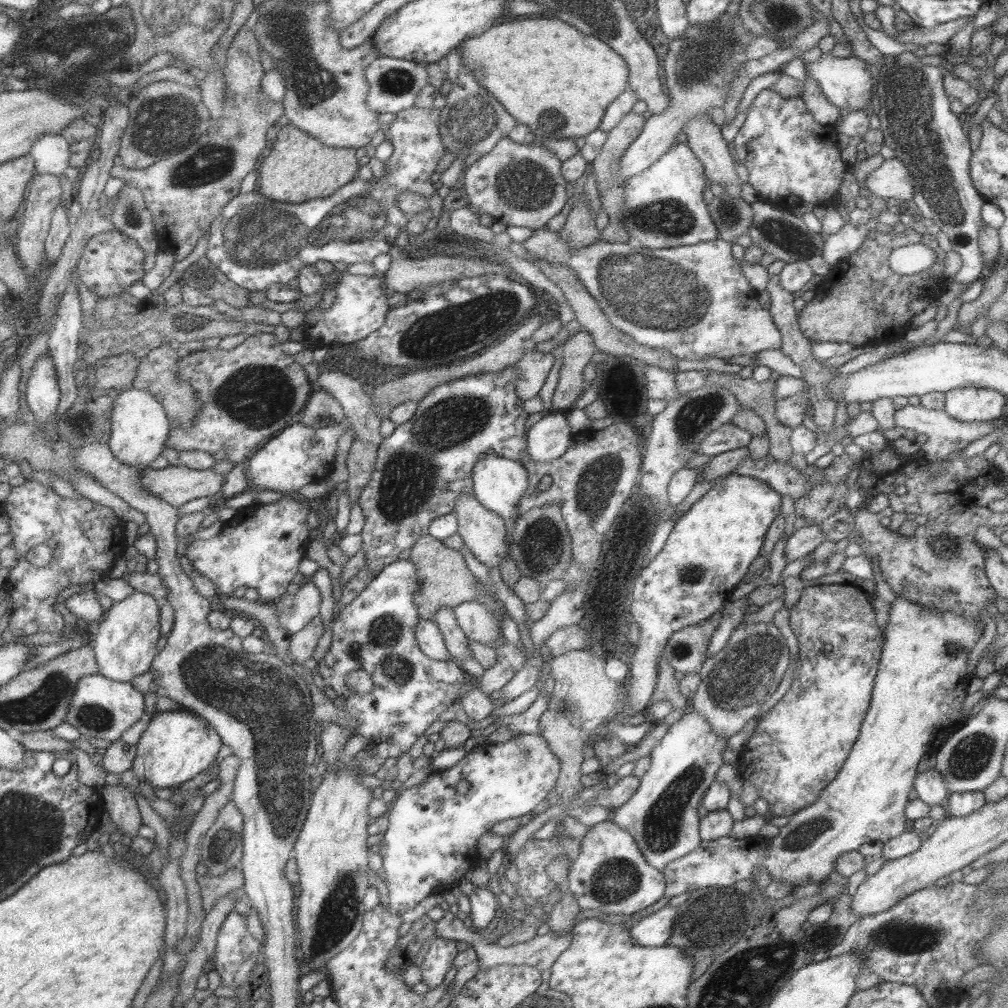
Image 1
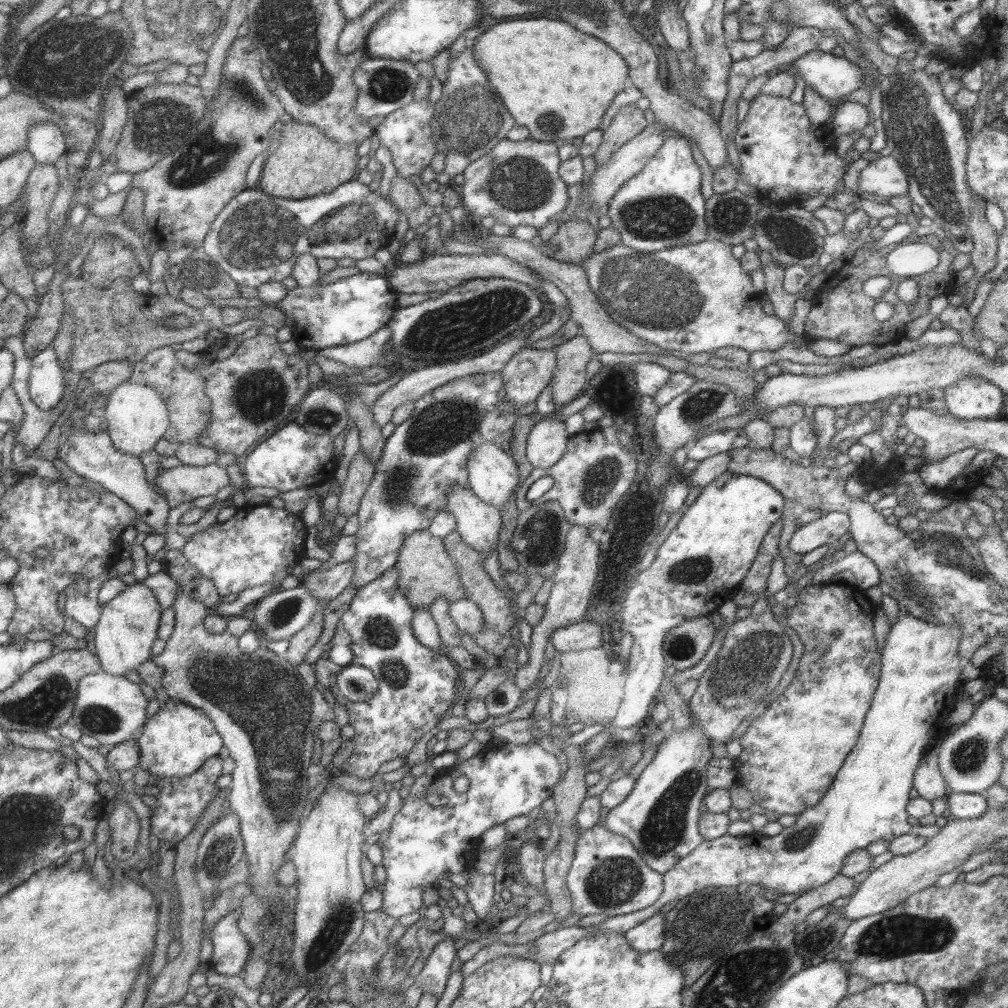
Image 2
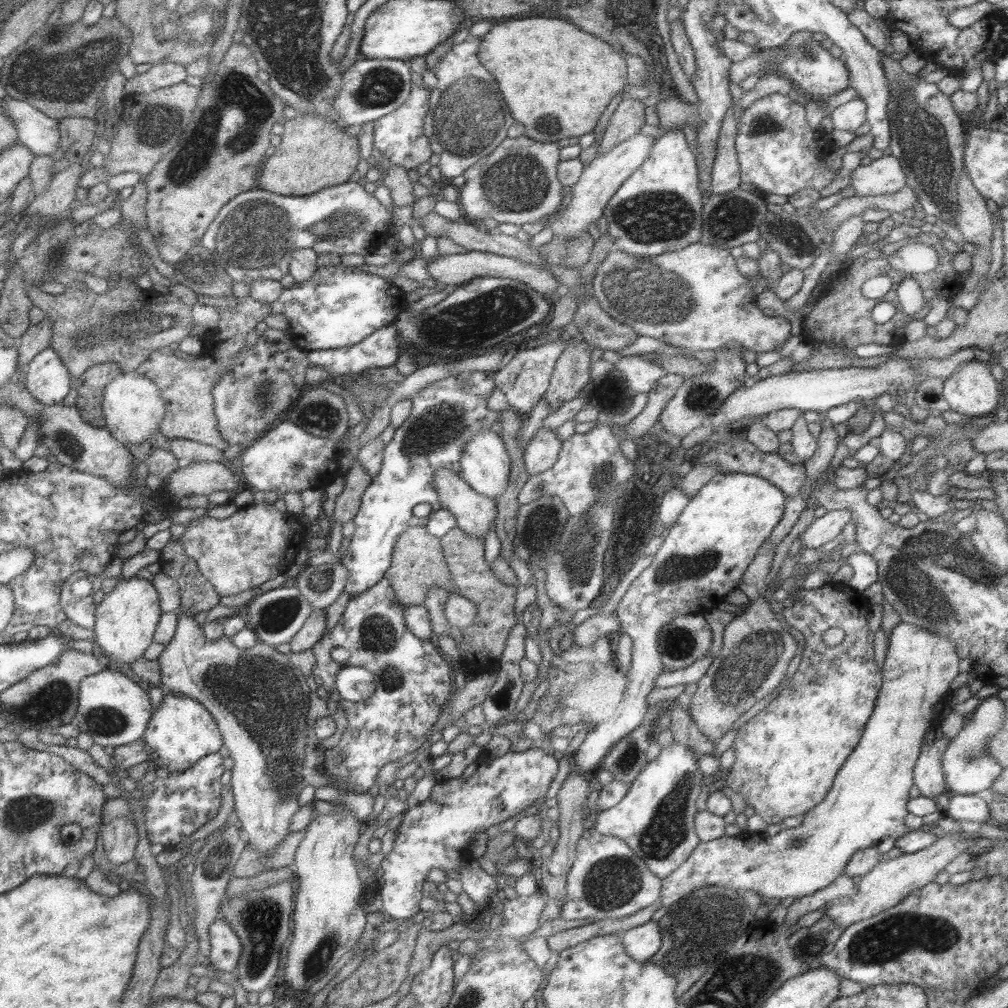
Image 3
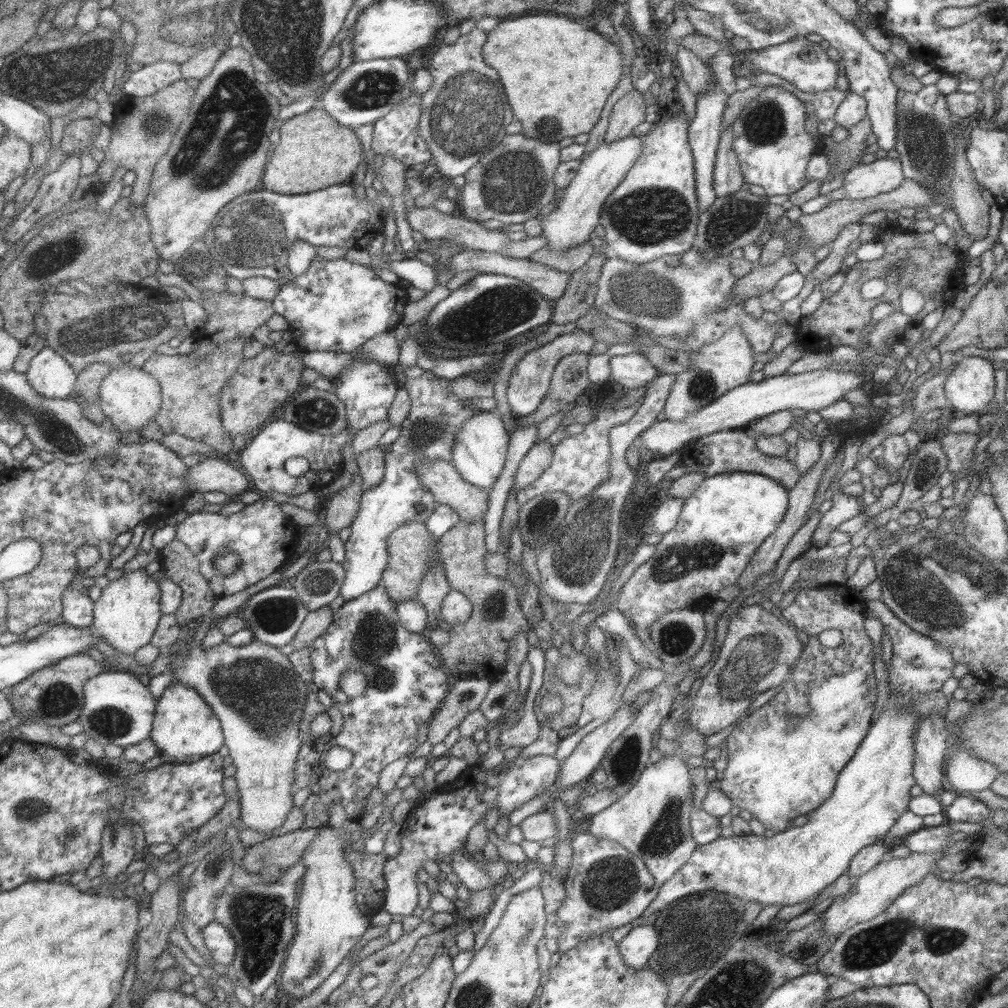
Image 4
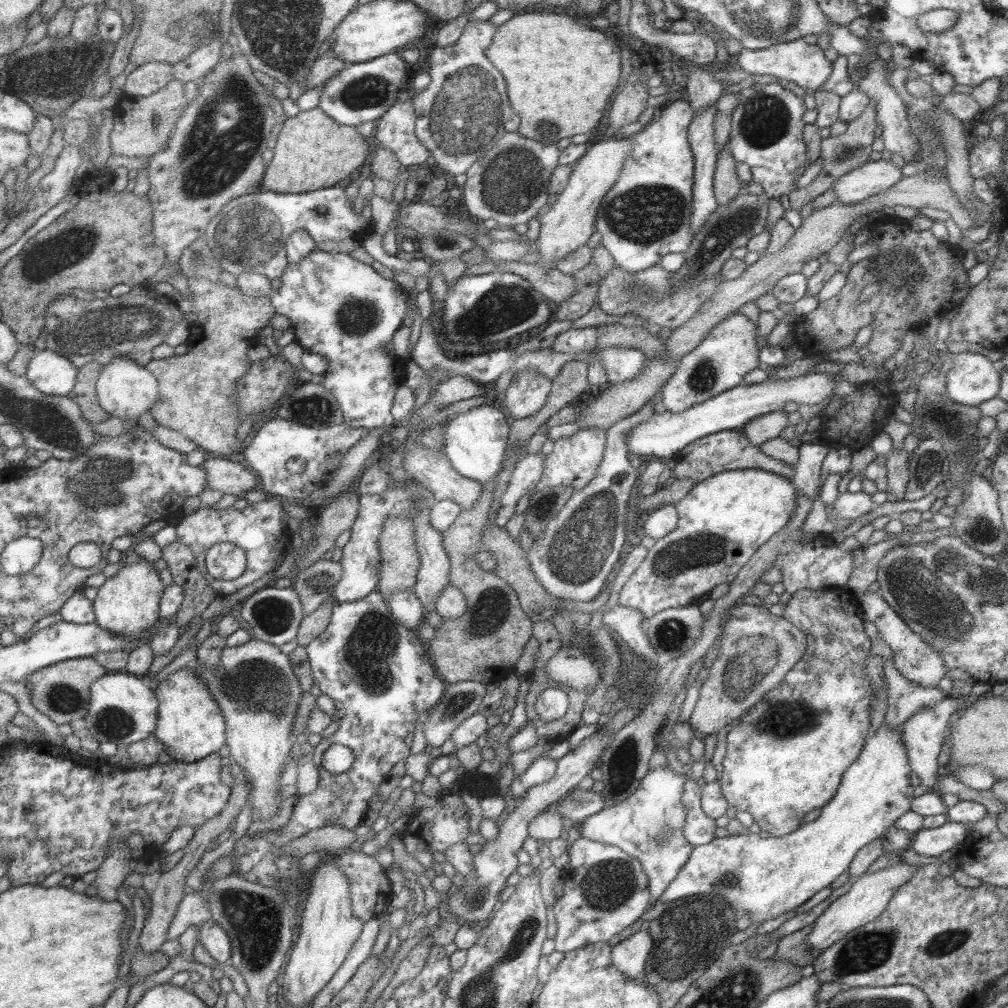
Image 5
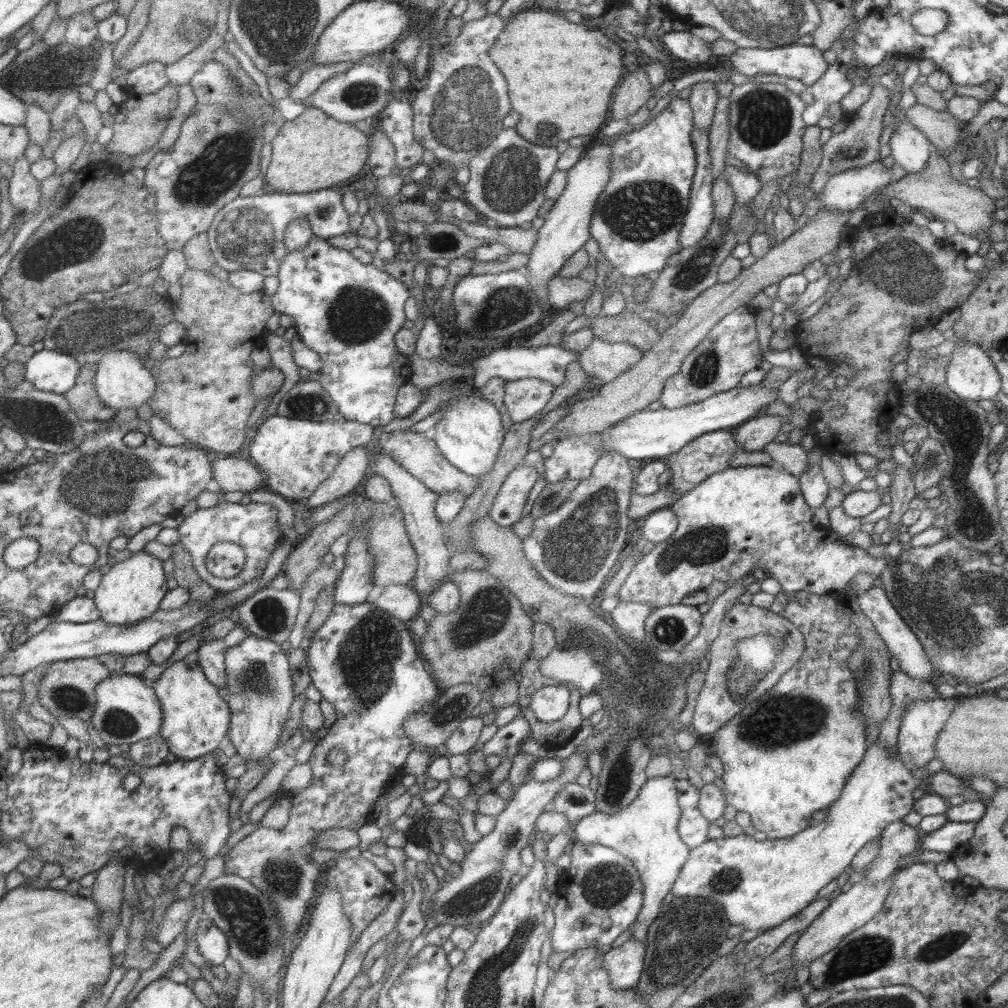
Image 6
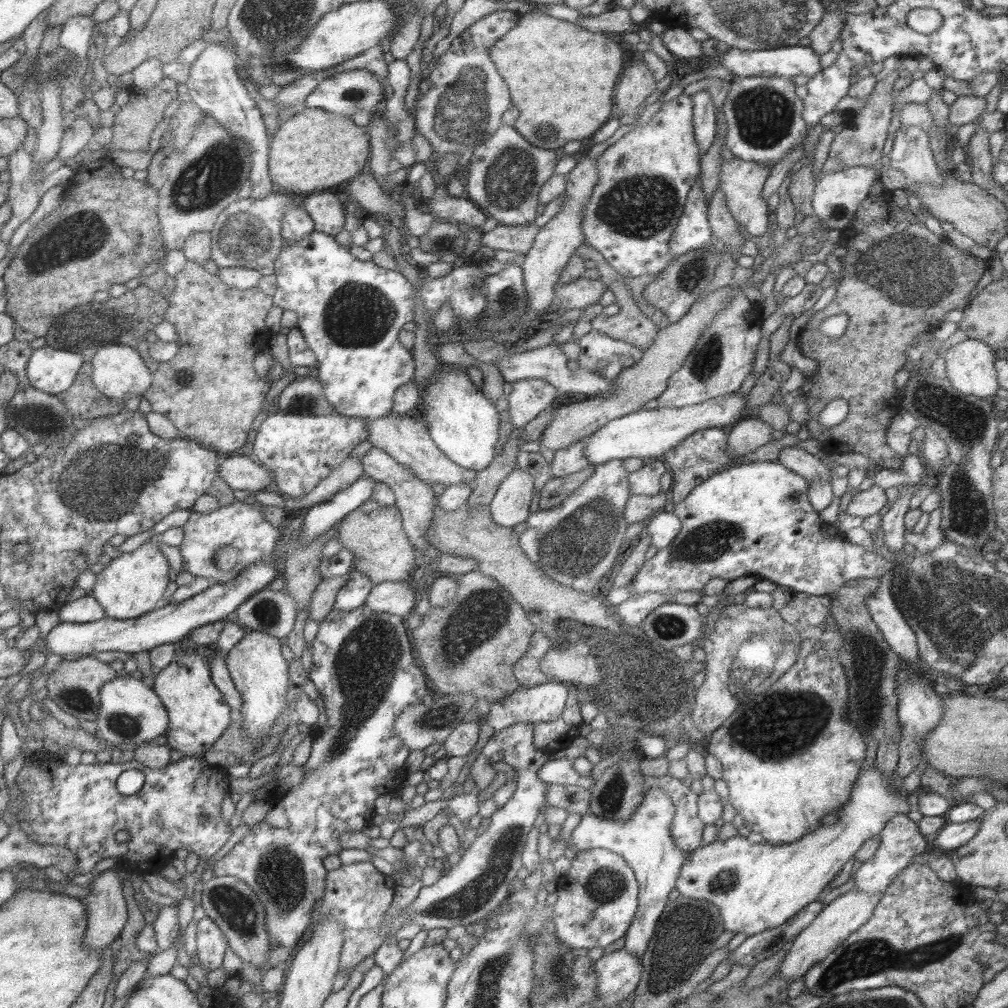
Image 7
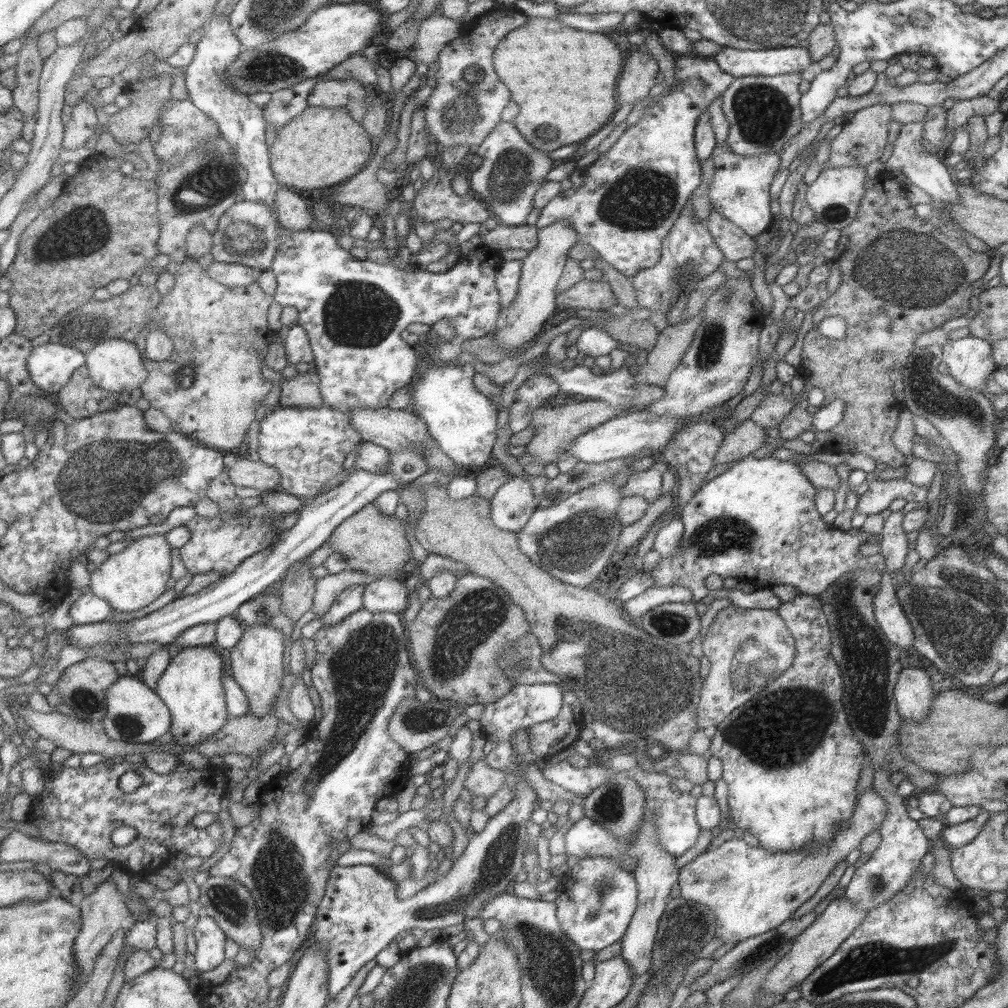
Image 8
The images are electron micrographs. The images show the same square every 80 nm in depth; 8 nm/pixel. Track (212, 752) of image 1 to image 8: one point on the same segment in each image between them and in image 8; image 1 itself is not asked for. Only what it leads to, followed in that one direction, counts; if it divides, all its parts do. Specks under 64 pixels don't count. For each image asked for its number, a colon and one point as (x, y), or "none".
2: (175, 741)
3: (179, 732)
4: (184, 729)
5: (189, 724)
6: (195, 718)
7: (197, 715)
8: (190, 686)

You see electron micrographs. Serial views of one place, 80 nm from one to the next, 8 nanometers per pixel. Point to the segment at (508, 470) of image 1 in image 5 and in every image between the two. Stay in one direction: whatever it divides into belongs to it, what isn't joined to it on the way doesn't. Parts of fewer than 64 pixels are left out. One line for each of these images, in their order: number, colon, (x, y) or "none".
2: (493, 475)
3: (485, 465)
4: (479, 453)
5: (475, 441)

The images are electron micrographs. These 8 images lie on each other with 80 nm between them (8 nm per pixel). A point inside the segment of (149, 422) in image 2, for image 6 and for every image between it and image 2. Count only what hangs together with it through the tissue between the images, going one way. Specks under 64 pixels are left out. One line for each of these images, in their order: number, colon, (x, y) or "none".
3: (132, 406)
4: (129, 398)
5: (124, 389)
6: (121, 381)

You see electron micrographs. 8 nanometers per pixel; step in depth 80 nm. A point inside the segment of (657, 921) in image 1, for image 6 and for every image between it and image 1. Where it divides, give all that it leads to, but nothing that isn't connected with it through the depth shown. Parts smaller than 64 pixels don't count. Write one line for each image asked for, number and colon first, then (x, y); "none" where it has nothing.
2: (648, 935)
3: (641, 942)
4: (638, 944)
5: (629, 956)
6: (624, 964)

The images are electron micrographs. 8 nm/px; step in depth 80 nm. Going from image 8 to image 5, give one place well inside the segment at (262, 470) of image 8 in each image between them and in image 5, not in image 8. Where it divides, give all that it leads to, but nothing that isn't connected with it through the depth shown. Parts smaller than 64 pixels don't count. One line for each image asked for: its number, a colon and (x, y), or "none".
5: (221, 474)
6: (229, 474)
7: (239, 472)

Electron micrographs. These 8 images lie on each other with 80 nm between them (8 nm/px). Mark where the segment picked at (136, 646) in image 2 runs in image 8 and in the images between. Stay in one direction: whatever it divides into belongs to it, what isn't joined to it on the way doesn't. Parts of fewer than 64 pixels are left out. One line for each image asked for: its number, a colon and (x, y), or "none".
3: (125, 619)
4: (126, 614)
5: (126, 604)
6: (131, 590)
7: (132, 584)
8: (127, 581)

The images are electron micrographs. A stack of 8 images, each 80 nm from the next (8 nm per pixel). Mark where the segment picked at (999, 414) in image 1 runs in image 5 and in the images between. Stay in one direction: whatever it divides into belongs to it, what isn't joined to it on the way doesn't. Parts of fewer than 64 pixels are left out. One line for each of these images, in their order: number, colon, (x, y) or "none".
2: (972, 397)
3: (970, 389)
4: (969, 385)
5: (971, 378)

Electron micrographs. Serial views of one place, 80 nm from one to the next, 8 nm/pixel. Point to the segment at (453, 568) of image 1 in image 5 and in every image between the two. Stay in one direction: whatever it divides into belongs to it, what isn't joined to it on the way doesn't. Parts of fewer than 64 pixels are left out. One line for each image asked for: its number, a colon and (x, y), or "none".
2: (425, 571)
3: (417, 563)
4: (407, 547)
5: (399, 561)

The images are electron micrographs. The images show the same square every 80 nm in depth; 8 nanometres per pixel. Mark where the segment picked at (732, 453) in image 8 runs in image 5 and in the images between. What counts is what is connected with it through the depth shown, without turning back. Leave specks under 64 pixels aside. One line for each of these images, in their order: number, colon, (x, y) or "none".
5: (766, 426)
6: (753, 434)
7: (748, 433)

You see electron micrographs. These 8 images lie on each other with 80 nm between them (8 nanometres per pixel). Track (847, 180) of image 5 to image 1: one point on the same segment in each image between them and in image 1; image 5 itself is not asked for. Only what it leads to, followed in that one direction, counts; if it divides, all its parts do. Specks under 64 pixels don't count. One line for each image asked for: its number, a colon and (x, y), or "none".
1: (891, 179)
2: (884, 177)
3: (882, 176)
4: (860, 181)

